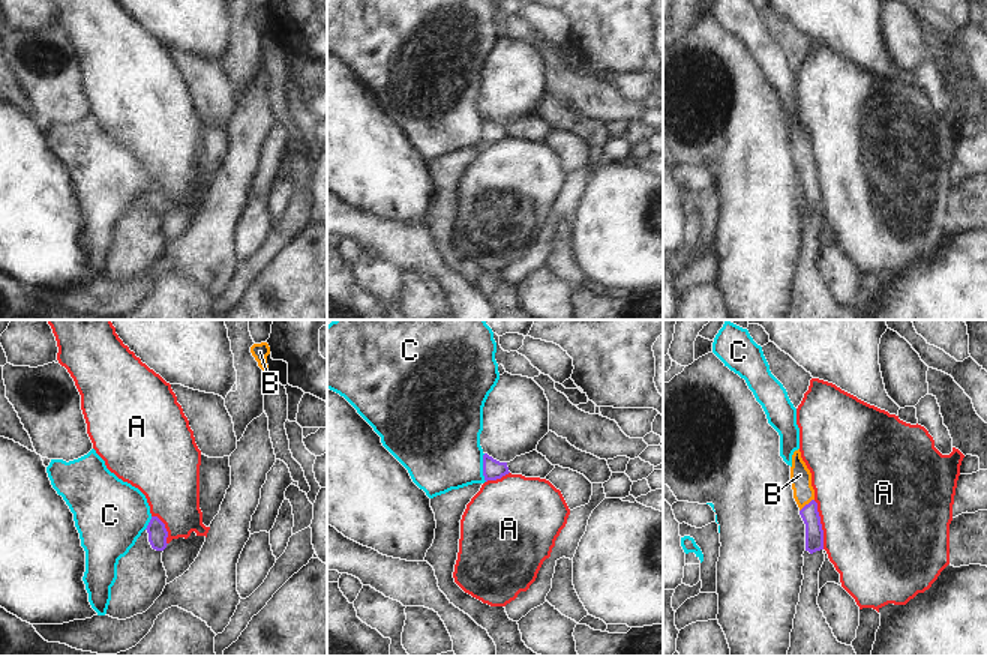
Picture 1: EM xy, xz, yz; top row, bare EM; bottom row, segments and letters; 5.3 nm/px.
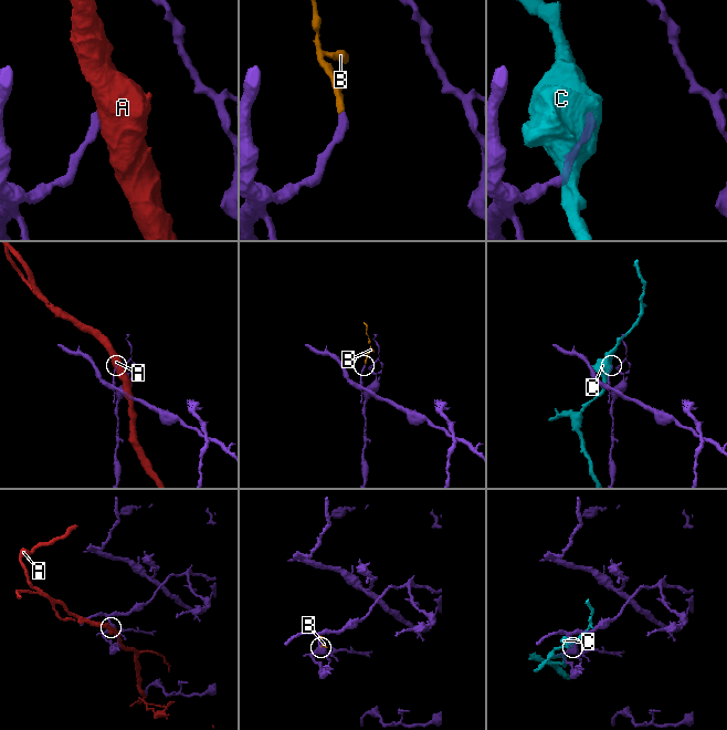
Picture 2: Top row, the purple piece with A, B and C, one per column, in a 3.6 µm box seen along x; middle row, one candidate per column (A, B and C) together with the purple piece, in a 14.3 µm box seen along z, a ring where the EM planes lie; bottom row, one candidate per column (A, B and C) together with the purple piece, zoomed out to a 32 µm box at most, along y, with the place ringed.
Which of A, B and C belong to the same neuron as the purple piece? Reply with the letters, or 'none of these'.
B

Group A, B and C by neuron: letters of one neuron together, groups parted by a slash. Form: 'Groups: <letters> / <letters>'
Groups: A / B / C.

